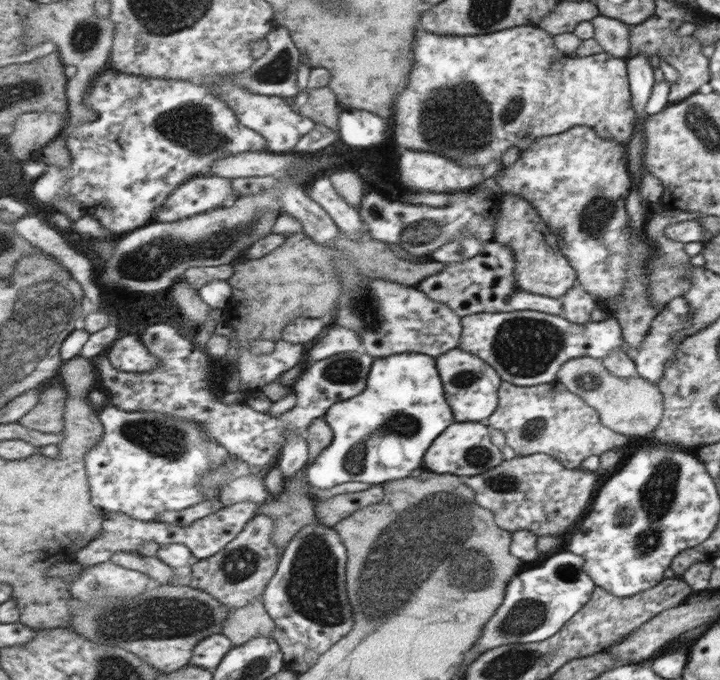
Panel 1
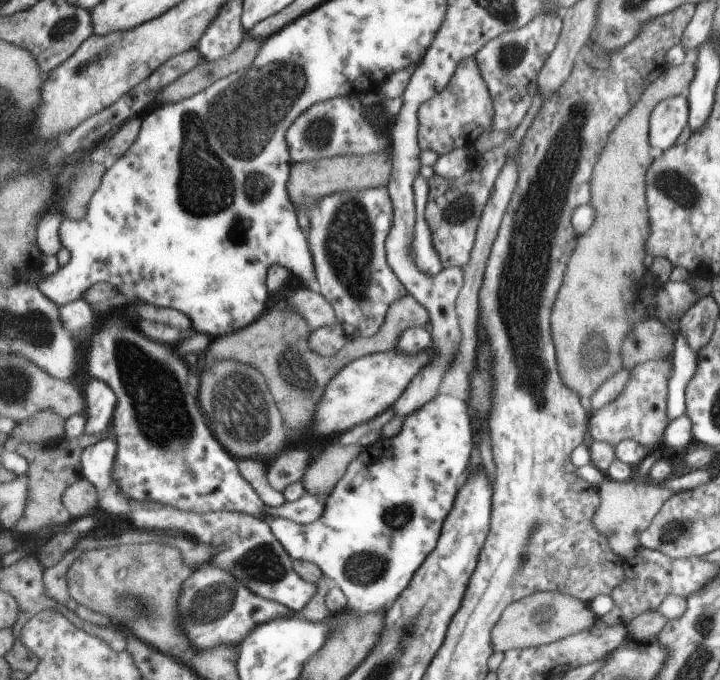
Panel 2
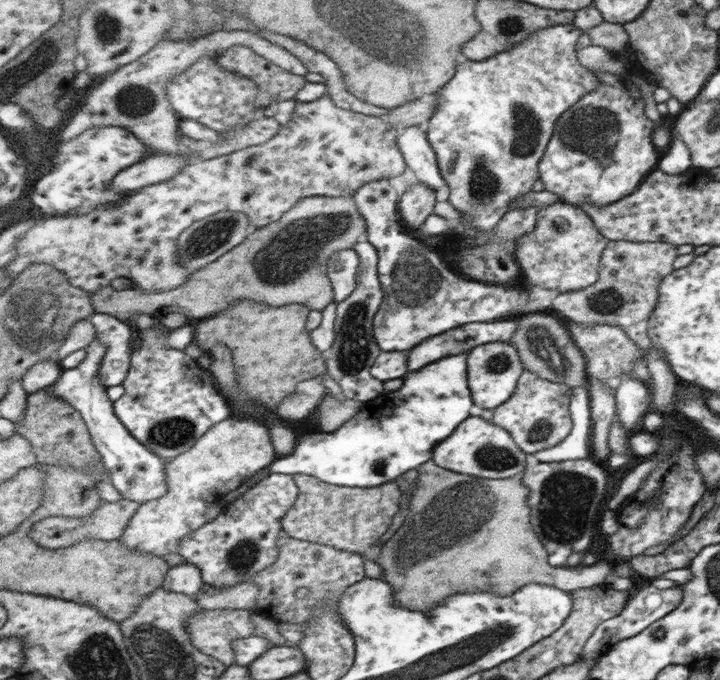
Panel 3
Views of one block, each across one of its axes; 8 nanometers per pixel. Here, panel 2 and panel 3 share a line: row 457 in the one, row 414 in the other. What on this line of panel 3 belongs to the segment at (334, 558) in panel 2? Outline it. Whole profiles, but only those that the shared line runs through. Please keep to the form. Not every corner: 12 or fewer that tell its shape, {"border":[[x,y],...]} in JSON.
{"border":[[468,353],[269,468],[373,488],[432,459],[470,416]]}

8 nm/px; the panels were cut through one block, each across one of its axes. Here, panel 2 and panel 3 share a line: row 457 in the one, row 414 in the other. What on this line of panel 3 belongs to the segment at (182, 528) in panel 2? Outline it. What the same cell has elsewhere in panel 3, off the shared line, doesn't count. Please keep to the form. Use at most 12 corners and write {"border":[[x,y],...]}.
{"border":[[88,360],[65,369],[52,396],[83,414],[122,499],[164,497],[166,460],[117,417],[100,369]]}

